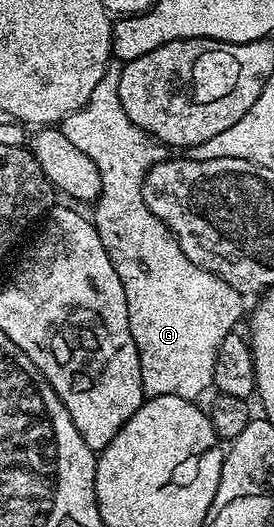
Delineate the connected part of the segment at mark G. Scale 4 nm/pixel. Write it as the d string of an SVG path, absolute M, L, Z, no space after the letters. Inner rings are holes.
M108 62L101 81L97 81L97 89L89 97L82 109L66 115L61 121L61 129L93 165L97 165L97 173L101 175L101 189L98 199L94 200L95 215L93 222L101 237L101 245L109 253L109 261L113 261L113 269L117 277L121 277L121 289L125 289L125 301L129 309L129 329L133 333L133 341L137 345L137 353L141 361L141 381L144 396L172 395L182 399L198 400L199 394L206 387L212 386L213 365L217 361L217 349L221 349L221 341L236 330L239 318L244 318L244 296L239 294L233 285L221 281L213 273L193 265L185 253L181 253L181 245L167 226L160 221L145 205L143 200L143 178L147 170L155 163L168 158L169 151L164 144L154 140L146 131L142 131L133 121L129 121L129 113L121 105L119 82L123 72L123 63Z

